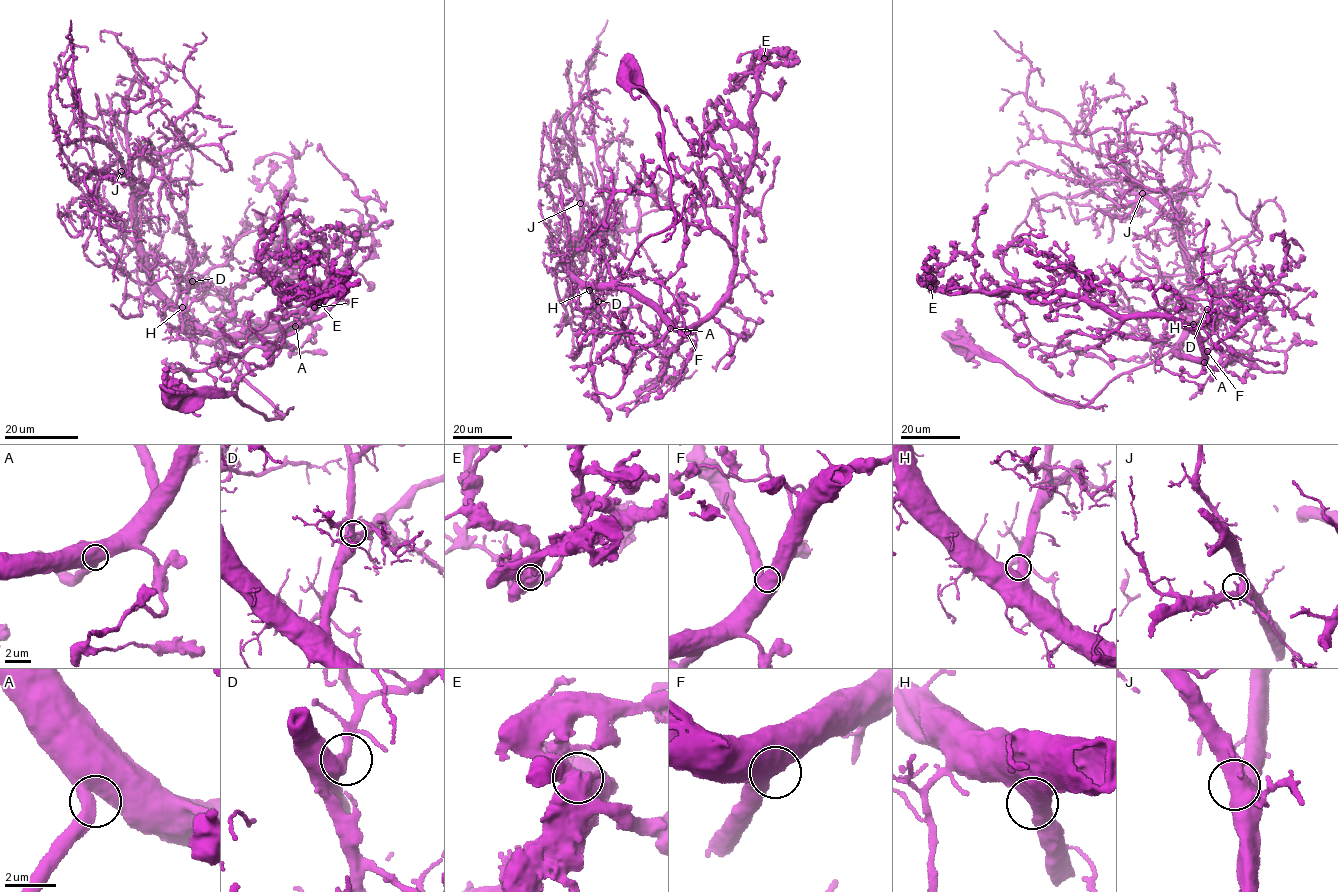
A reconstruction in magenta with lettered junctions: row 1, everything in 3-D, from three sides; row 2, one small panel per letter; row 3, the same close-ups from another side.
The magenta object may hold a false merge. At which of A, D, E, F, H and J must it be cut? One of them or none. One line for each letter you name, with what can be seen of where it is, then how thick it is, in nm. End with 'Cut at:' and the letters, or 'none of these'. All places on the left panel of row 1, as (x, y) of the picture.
E: place (319, 302); calibre 750 nm
Cut at: E

